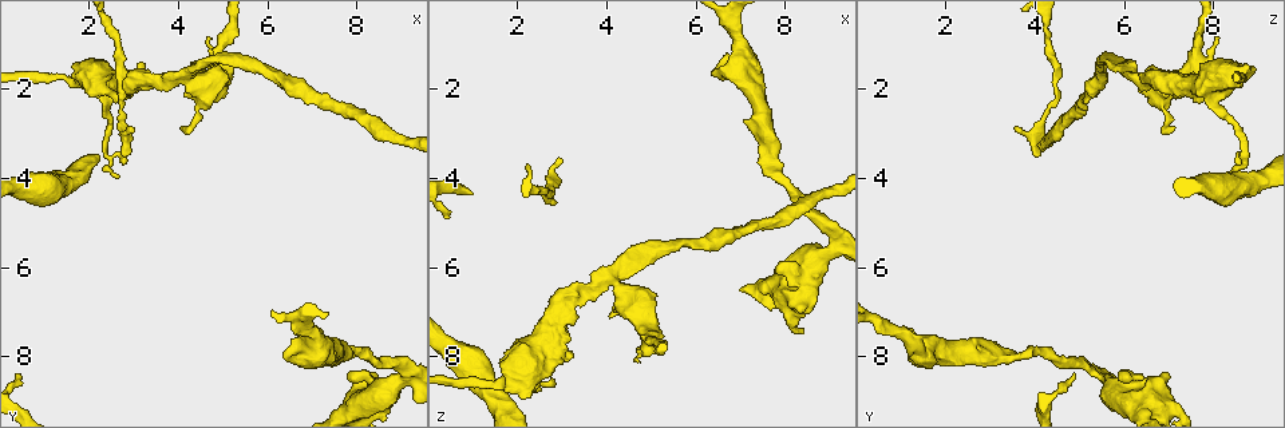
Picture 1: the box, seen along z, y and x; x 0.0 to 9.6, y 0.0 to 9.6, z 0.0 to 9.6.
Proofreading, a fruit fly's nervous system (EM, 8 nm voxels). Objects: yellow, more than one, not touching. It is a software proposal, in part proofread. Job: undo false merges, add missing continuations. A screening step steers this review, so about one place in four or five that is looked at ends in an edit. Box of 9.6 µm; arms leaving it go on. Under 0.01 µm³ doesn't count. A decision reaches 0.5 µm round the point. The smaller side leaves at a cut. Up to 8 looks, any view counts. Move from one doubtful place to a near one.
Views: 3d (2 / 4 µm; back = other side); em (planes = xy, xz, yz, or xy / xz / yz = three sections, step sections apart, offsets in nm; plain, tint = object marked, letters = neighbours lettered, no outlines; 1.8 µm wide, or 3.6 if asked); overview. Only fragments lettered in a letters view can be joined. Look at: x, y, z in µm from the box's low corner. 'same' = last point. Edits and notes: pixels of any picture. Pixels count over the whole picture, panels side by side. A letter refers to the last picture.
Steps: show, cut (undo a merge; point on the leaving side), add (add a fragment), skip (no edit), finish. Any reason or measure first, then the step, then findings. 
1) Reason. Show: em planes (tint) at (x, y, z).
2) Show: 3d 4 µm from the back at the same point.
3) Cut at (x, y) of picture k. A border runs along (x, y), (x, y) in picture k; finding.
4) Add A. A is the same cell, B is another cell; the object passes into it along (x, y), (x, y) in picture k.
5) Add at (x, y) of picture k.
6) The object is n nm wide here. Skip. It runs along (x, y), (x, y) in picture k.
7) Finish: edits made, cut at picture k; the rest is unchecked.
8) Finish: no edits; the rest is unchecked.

Thick turns thin. Show: em planes (letters) at (8.10, 9.10, 6.95).

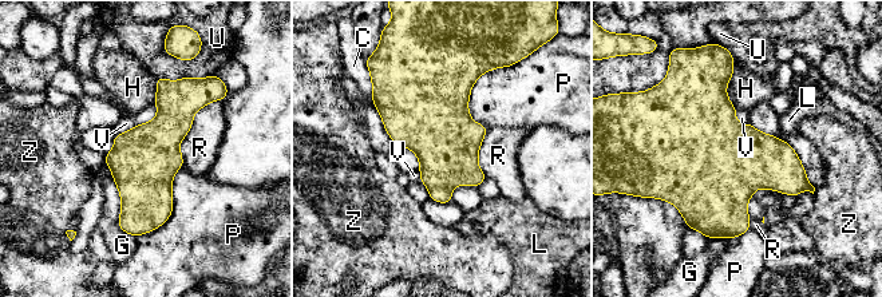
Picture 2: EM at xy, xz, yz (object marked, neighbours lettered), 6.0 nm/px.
The object is 400 nm wide here. Skip. C, G, H, L, P, R, U, V and Z are other cells; a border runs along (158, 107), (150, 121), (115, 135) in picture 2; all the same cell.

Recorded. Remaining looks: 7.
Abrupt turn. Show: em planes (tint) at (2.45, 1.90, 8.00).

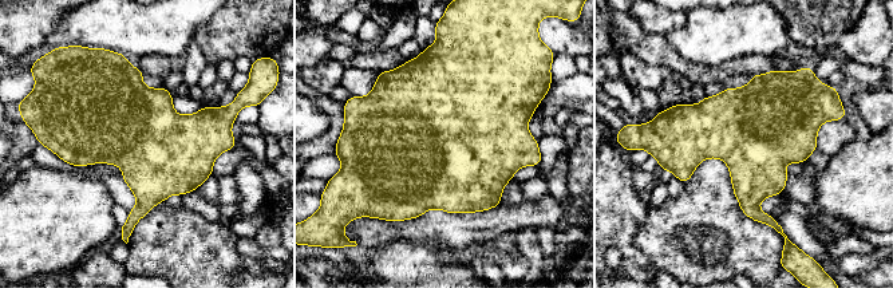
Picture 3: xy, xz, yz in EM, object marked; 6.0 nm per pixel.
What lies round it. Show: em planes (letters) at the same point.

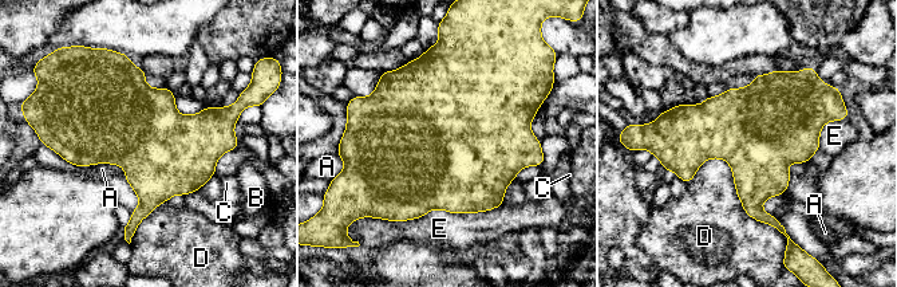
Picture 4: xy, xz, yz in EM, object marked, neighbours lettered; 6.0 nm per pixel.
Skip. A, B, C, D and E are other cells; a border runs along (687, 183), (723, 158), (775, 228) in picture 4; all the same cell.

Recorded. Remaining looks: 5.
Thin end. Show: em yz step 8 (letters) at (2.95, 2.80, 3.55).

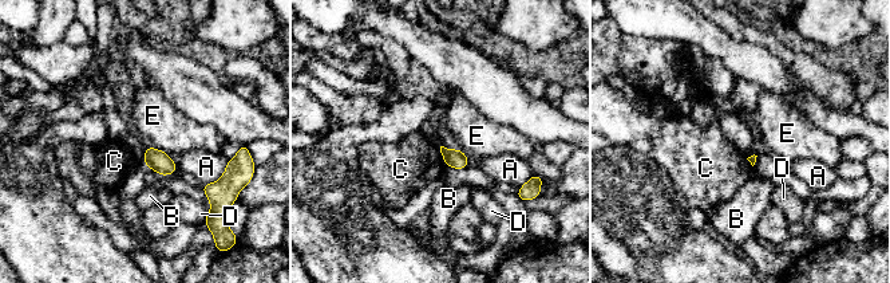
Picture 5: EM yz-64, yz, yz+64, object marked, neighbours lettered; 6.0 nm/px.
Skip. A, B, C, D and E are other cells; a border runs along (439, 148), (440, 156), (447, 165) in picture 5; none of them fits.

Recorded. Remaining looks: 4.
Finish: no edits; the rest is unchecked.

